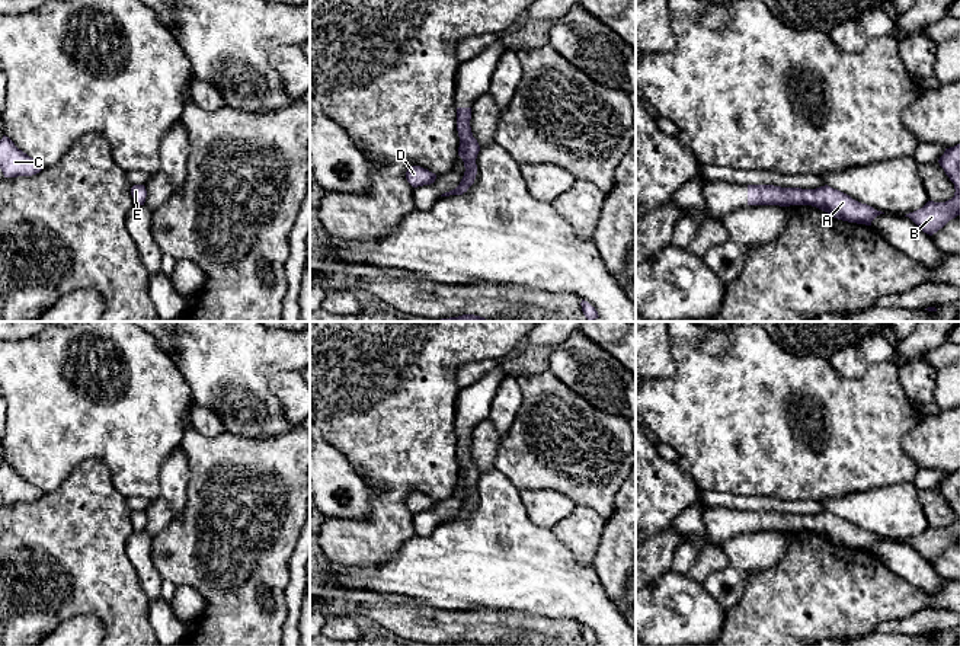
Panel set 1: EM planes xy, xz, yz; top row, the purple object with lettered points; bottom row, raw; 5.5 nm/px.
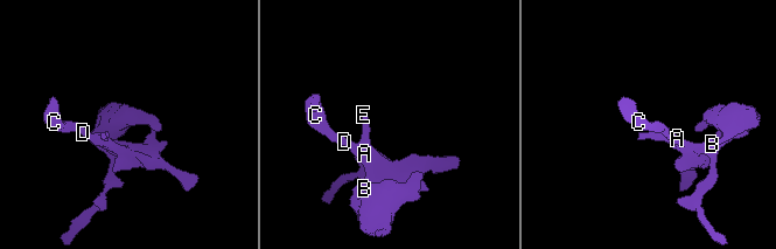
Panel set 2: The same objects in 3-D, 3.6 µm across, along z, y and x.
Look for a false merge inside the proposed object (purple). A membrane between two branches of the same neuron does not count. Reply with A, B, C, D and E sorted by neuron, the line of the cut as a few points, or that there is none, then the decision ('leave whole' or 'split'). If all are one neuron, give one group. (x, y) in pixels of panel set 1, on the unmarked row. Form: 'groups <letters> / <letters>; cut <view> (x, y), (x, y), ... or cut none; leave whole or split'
groups A B C D E; cut none; leave whole

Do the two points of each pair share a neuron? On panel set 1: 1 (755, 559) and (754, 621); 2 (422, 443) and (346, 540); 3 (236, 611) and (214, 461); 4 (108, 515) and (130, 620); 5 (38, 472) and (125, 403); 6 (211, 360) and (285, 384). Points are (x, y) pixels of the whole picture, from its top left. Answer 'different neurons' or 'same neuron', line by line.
1: different neurons
2: same neuron
3: same neuron
4: same neuron
5: same neuron
6: different neurons

